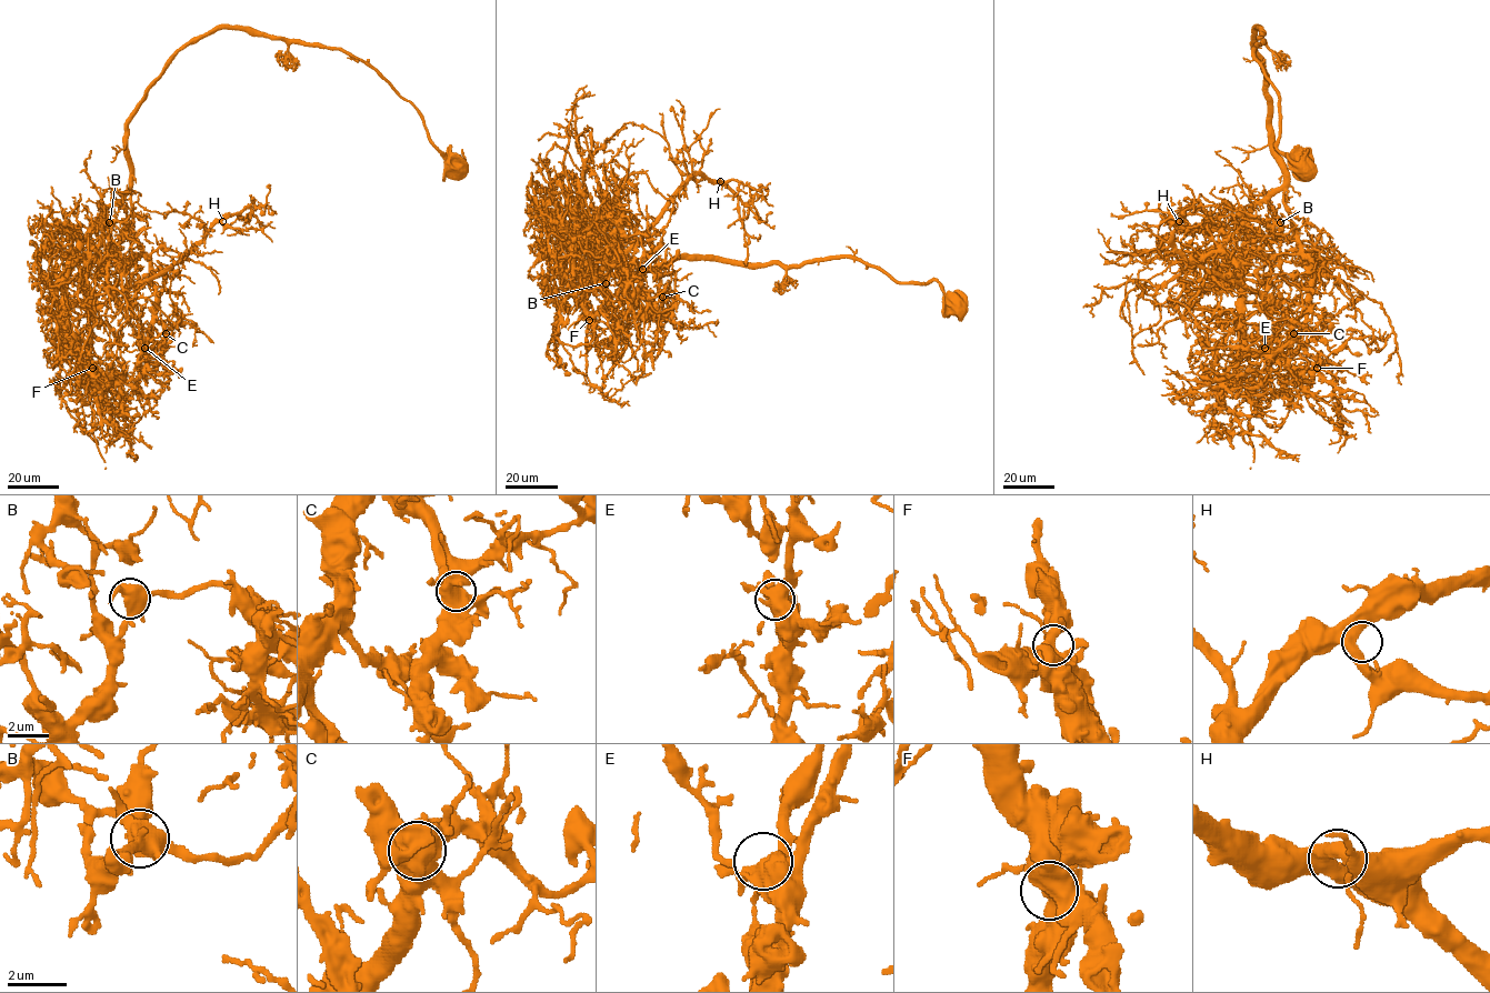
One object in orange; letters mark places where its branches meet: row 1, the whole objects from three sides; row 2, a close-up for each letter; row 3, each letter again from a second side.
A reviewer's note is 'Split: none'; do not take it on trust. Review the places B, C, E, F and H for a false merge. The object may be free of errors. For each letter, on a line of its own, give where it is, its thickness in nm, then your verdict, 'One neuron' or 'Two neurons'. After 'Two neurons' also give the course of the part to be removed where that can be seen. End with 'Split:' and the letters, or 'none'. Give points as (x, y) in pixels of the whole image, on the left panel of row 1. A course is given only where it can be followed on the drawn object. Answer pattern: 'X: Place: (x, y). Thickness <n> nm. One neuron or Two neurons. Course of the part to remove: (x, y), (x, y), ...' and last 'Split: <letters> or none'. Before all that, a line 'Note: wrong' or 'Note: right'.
Note: wrong
B: Place: (109, 222). Thickness 600 nm. Two neurons. Course of the part to remove: (109, 222), (98, 257), (79, 277), (84, 300), (93, 309), (179, 260), (218, 221), (239, 214), (248, 223)
C: Place: (166, 333). Thickness 480 nm. One neuron
E: Place: (144, 348). Thickness 500 nm. One neuron
F: Place: (92, 368). Thickness 460 nm. One neuron
H: Place: (222, 221). Thickness 440 nm. One neuron
Split: B

